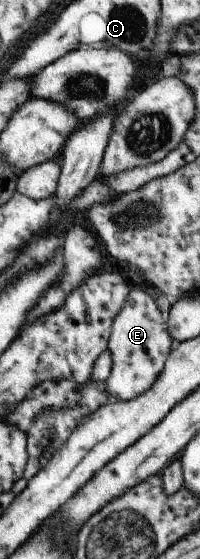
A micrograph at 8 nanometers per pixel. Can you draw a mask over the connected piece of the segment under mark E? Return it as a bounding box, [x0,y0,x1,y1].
[104,286,174,400]

